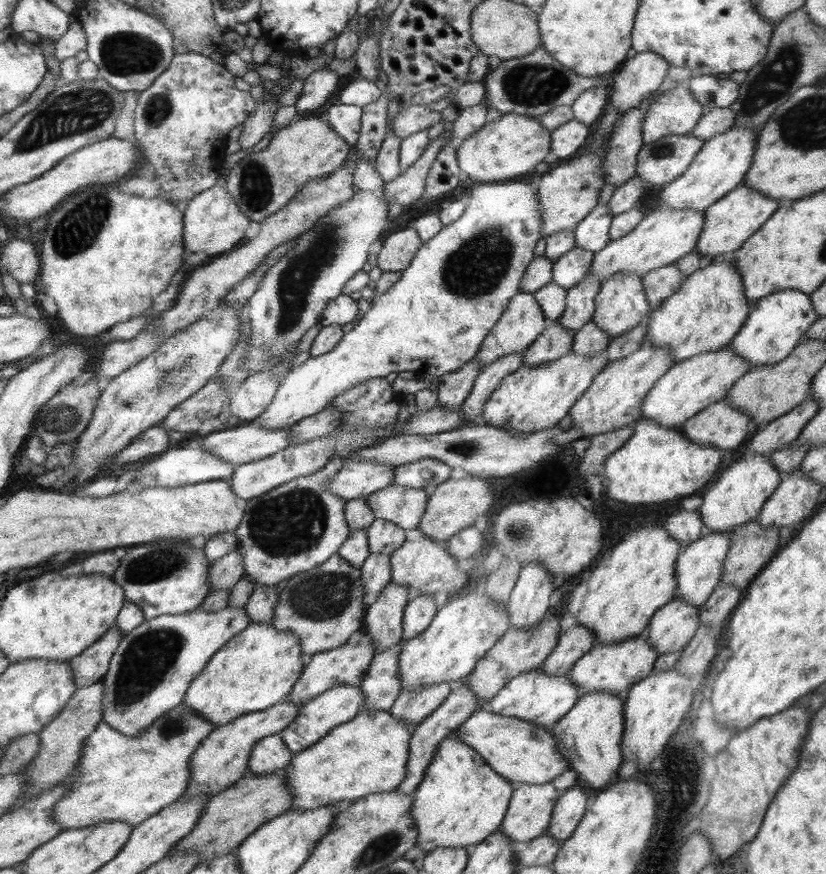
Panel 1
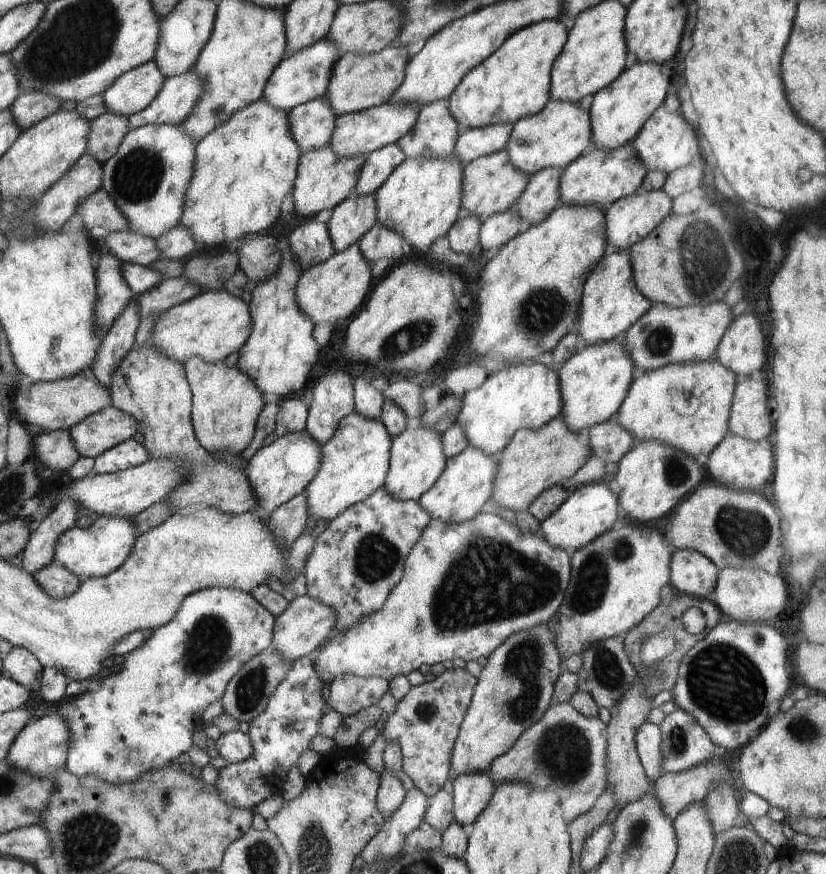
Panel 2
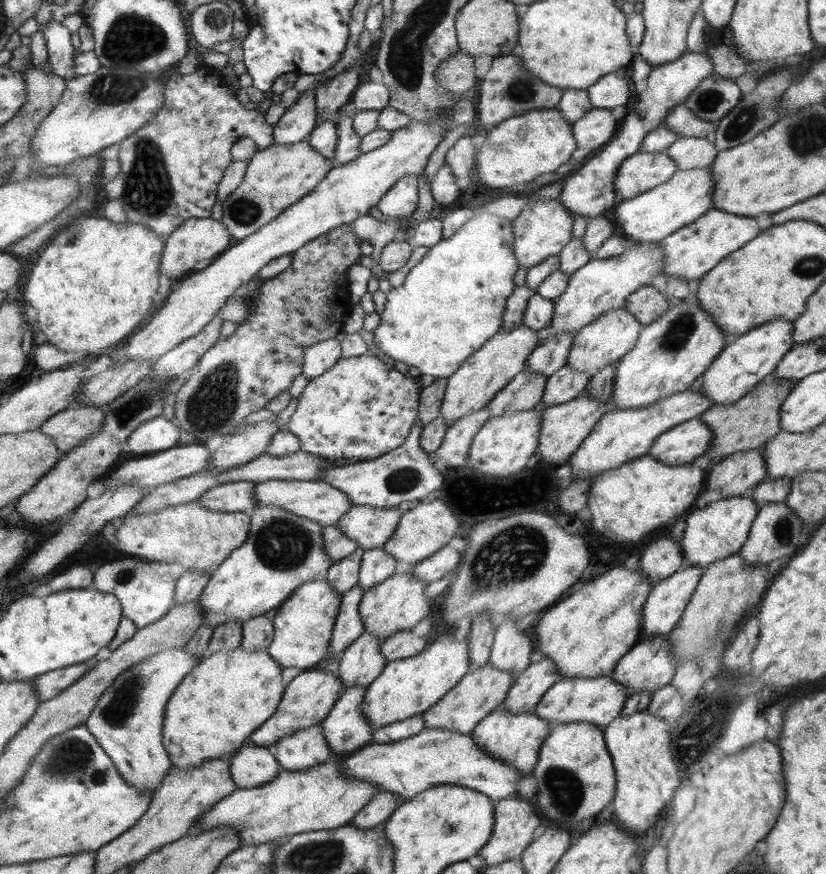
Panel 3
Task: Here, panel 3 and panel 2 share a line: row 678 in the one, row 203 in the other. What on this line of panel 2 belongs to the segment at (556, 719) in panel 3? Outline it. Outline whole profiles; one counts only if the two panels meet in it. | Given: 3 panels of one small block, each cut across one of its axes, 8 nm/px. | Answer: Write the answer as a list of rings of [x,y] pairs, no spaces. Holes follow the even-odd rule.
[[[631,143],[613,151],[594,148],[563,169],[559,180],[559,201],[562,205],[594,205],[605,210],[613,202],[638,193],[647,173]]]

